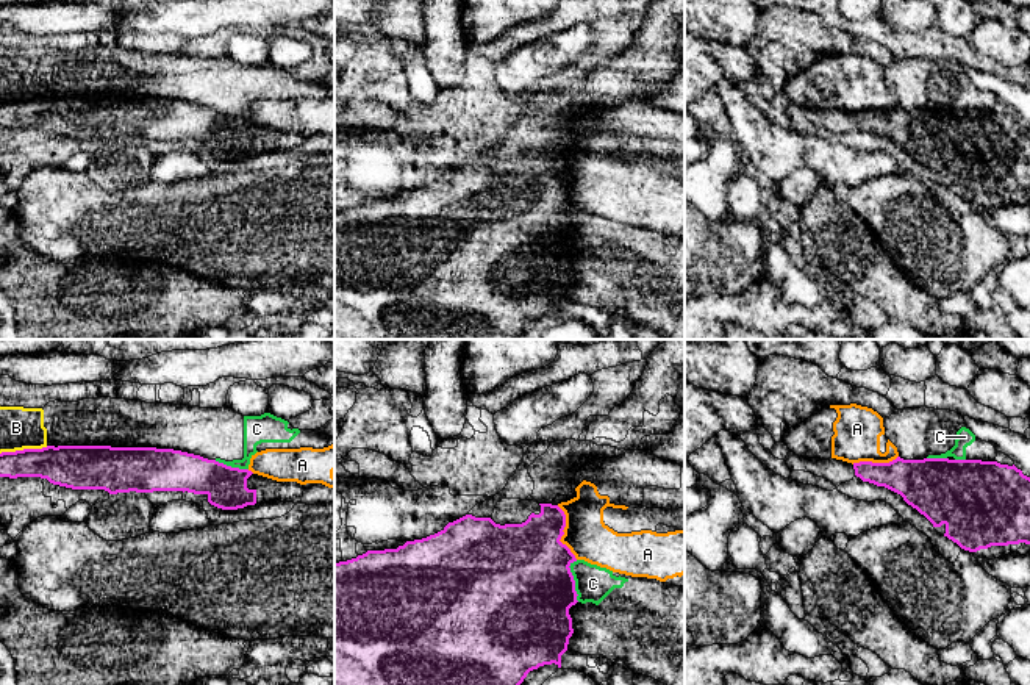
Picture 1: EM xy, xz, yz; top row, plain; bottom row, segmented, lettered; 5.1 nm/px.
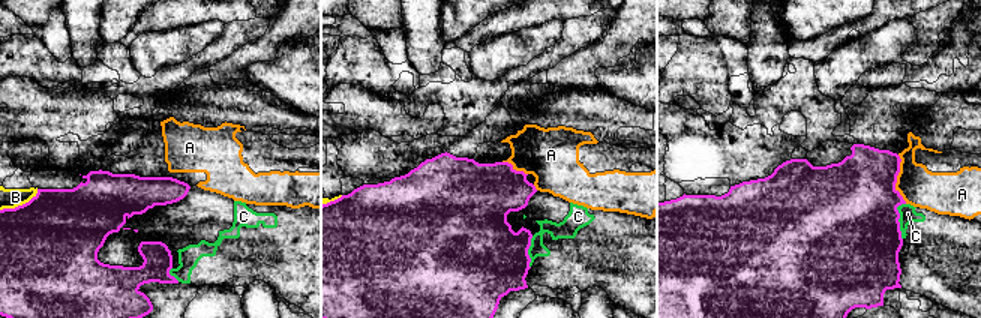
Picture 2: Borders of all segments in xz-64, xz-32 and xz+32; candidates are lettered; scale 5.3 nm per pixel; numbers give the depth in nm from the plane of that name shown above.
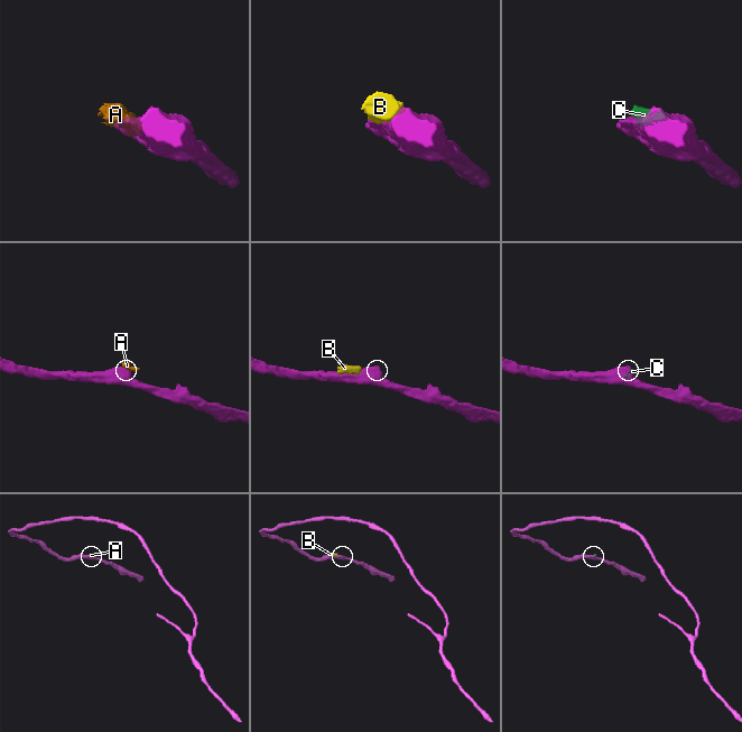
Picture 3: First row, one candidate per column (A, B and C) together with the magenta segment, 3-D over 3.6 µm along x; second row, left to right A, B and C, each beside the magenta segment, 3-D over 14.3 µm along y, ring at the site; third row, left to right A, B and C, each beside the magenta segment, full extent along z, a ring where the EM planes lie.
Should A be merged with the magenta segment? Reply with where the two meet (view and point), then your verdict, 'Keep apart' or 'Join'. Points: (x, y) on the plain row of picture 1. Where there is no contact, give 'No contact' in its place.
Touches magenta at xz (563, 182). Keep apart

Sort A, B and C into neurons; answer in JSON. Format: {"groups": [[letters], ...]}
{"groups": [["A"], ["B", "C"]]}

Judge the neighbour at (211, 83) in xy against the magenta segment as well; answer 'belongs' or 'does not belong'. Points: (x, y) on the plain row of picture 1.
does not belong

